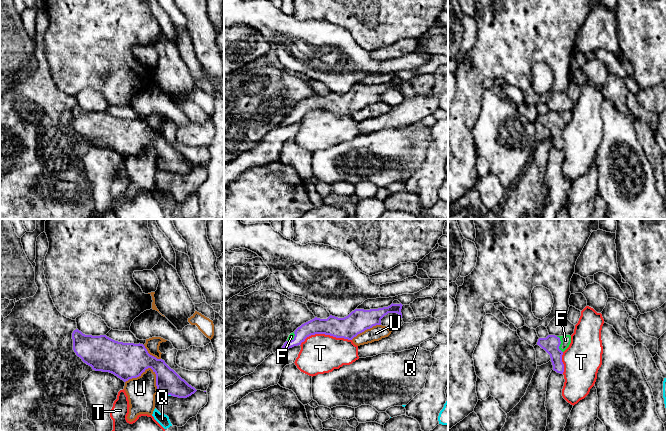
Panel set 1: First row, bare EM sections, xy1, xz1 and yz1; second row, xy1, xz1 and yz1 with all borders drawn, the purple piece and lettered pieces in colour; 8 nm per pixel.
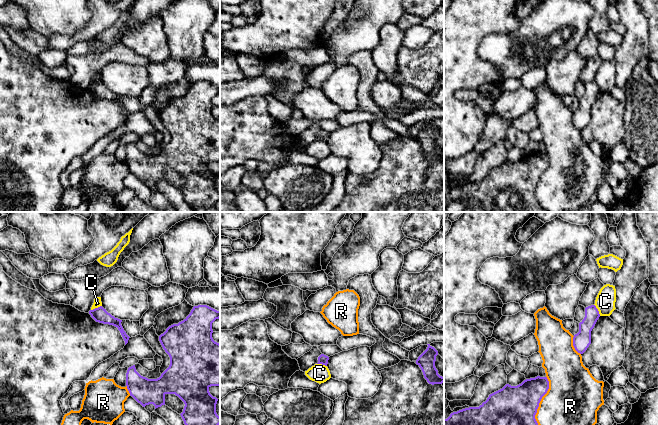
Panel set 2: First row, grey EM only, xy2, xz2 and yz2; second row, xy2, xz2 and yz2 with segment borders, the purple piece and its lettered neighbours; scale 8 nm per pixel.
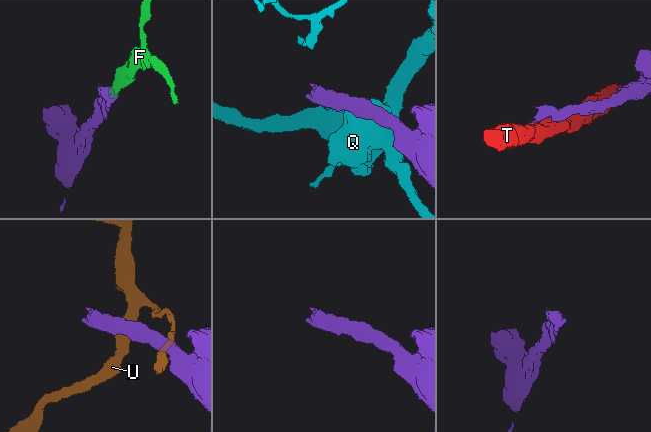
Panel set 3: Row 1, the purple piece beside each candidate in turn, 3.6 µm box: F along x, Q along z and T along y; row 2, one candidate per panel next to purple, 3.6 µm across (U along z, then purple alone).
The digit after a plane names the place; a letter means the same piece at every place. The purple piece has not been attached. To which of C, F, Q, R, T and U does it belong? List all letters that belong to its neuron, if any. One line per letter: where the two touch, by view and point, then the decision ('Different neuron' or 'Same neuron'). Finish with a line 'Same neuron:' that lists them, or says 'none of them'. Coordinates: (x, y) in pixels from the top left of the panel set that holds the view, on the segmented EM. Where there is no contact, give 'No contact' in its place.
C: Touches purple at yz2 (597, 310). Different neuron
F: Touches purple at yz1 (560, 343). Same neuron
Q: Touches purple at xy1 (170, 394). Different neuron
R: Touches purple at yz2 (540, 400). Different neuron
T: Touches purple at xz1 (325, 334). Different neuron
U: Touches purple at xy1 (149, 367). Different neuron
Same neuron: F

